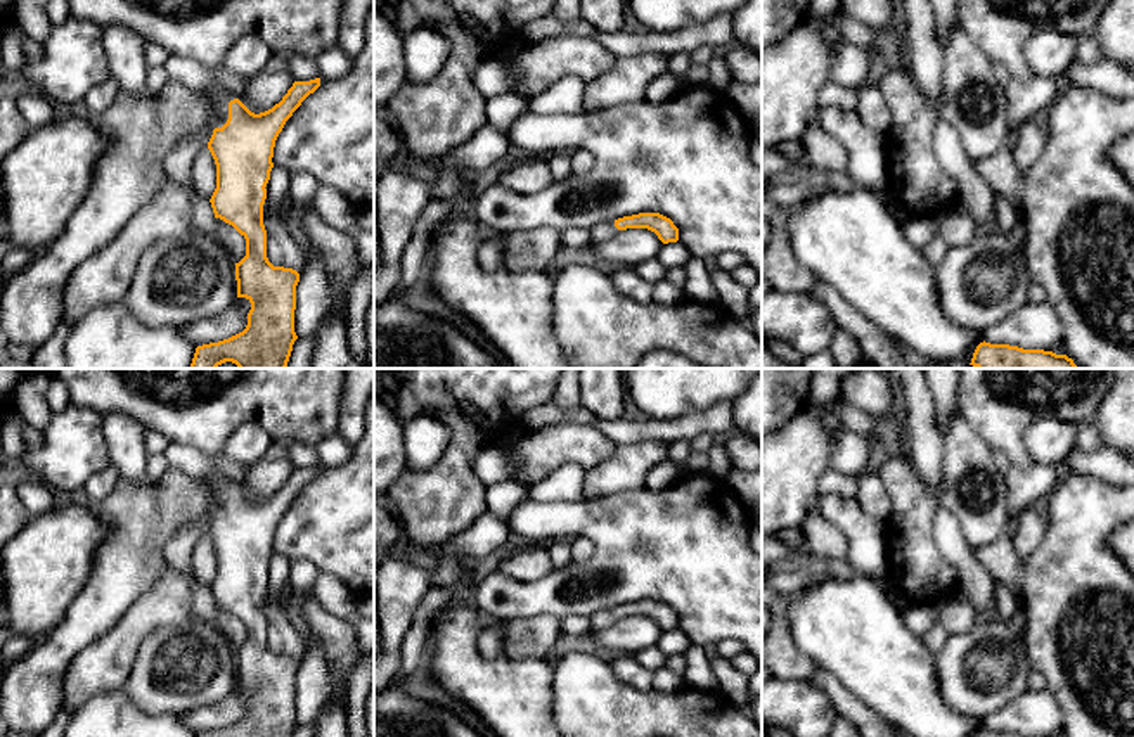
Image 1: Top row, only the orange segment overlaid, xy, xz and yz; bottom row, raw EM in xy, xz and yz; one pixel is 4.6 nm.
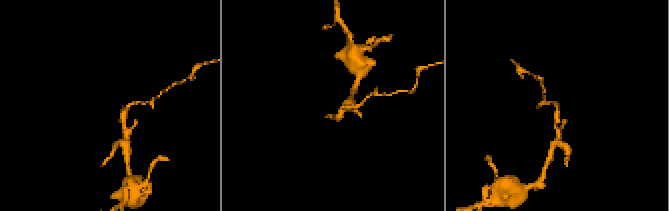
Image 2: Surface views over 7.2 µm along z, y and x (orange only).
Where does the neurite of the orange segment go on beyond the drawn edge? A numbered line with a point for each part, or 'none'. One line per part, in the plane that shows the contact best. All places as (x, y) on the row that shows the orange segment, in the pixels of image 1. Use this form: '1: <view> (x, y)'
1: xy (220, 97)

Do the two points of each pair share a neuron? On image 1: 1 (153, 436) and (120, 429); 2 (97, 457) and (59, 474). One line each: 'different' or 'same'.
1: different
2: same

